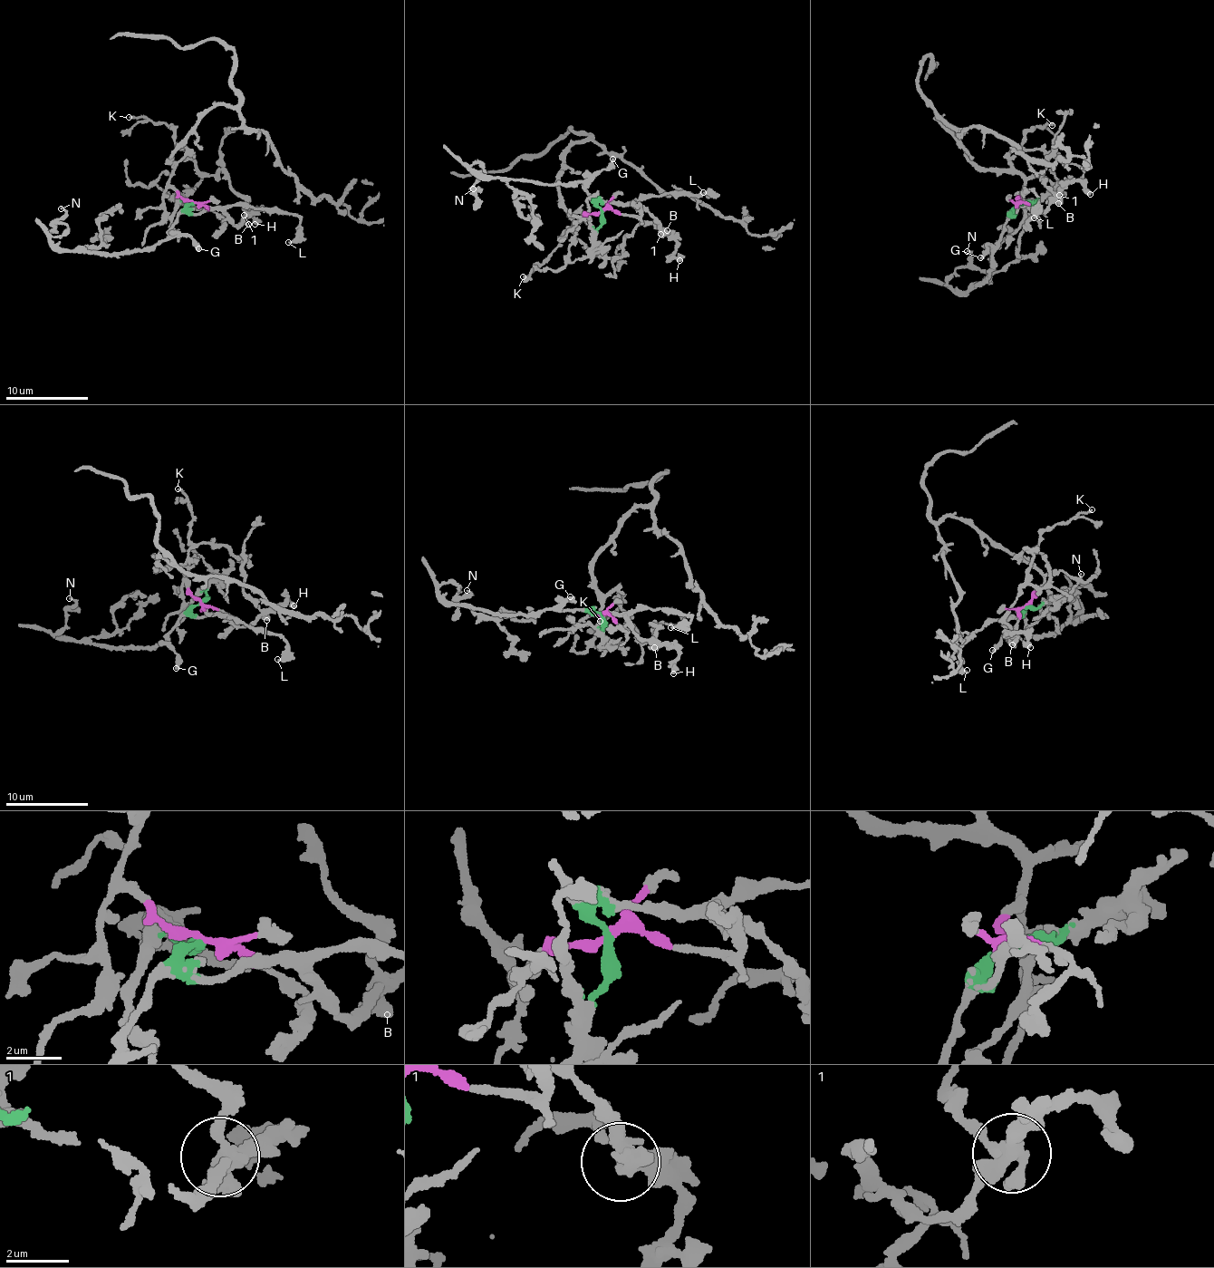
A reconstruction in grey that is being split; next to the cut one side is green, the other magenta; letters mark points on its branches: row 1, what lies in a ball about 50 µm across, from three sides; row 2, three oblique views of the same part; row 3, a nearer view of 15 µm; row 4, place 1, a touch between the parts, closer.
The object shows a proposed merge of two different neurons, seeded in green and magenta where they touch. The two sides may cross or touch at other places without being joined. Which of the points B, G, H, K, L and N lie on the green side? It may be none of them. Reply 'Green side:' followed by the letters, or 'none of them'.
Green side: G, H, L, N

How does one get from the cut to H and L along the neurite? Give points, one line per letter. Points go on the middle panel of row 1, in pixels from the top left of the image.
H: (602, 212), (597, 206), (601, 203), (636, 207), (651, 213), (677, 243), (675, 253), (680, 261)
L: (602, 212), (597, 203), (602, 200), (637, 203), (668, 193), (708, 196), (711, 194), (702, 192)

